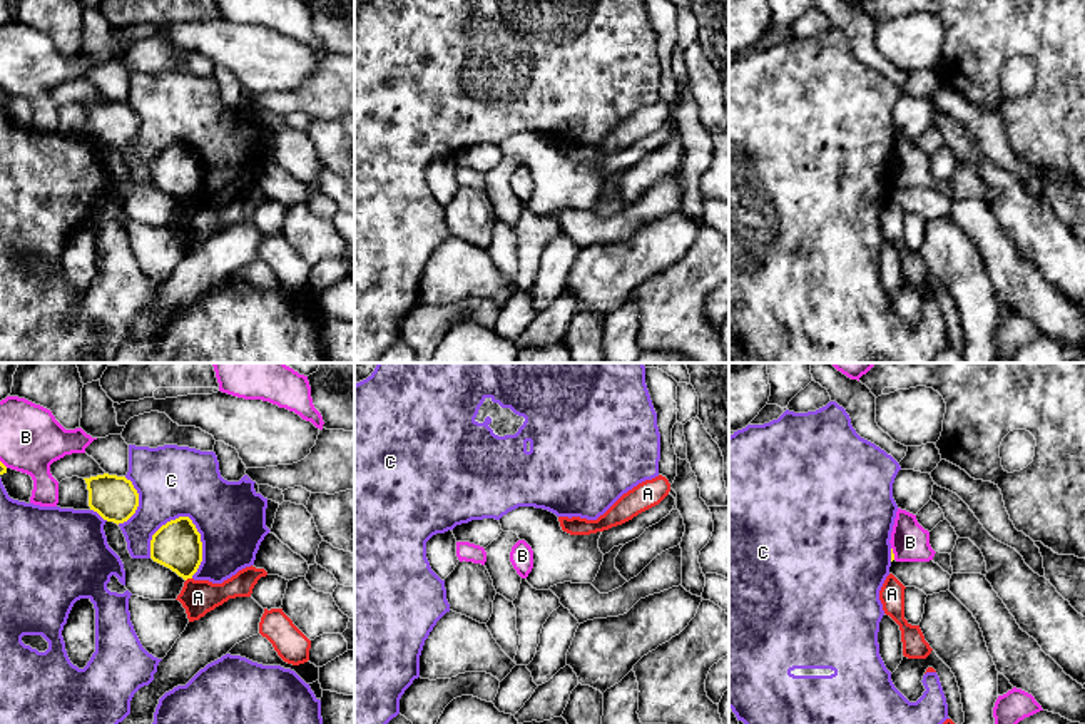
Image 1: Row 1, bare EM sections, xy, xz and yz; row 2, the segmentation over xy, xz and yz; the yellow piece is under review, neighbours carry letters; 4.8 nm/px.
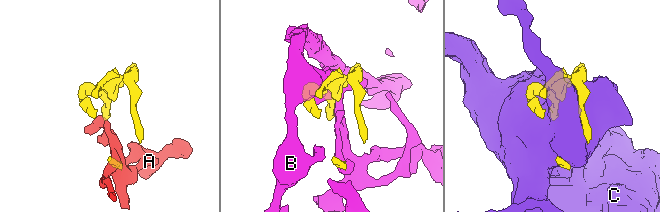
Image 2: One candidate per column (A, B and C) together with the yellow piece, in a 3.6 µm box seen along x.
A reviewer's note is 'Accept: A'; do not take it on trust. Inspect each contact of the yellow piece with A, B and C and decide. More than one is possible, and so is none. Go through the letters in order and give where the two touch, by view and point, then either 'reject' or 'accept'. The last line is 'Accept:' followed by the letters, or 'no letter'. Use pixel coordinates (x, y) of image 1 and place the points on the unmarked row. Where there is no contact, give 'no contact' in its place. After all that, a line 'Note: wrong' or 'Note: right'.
A: contact xy (188, 203); reject
B: contact yz (893, 179); reject
C: contact xy (201, 169); reject
Accept: no letter
Note: wrong

